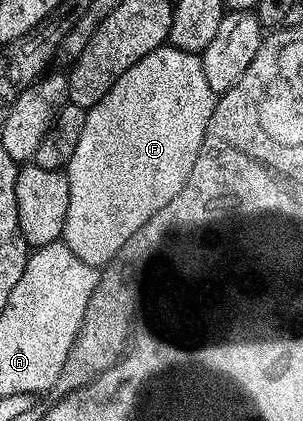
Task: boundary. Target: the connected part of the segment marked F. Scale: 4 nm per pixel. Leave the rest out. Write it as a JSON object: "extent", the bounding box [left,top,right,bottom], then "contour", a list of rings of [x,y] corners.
{"extent":[62,45,218,268],"contour":[[[165,45],[146,53],[146,57],[142,57],[142,61],[130,65],[130,69],[126,69],[126,73],[122,73],[122,77],[118,77],[118,81],[114,81],[110,93],[106,97],[102,97],[102,101],[98,101],[98,105],[87,108],[86,127],[82,129],[78,147],[74,149],[74,155],[66,168],[70,203],[66,209],[62,241],[72,250],[74,257],[86,261],[86,265],[91,267],[103,268],[112,262],[112,258],[120,252],[122,245],[126,245],[126,241],[130,241],[130,237],[139,235],[140,230],[147,227],[148,222],[154,219],[157,213],[162,211],[168,203],[172,203],[174,197],[178,197],[182,193],[182,189],[187,187],[188,178],[194,169],[194,161],[198,161],[198,157],[201,155],[202,141],[206,137],[206,125],[217,106],[218,95],[217,92],[210,89],[210,85],[206,85],[206,73],[202,69],[200,55]]]}

